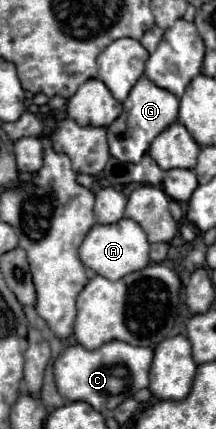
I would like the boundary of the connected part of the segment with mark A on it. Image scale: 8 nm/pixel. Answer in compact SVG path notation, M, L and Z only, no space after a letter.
M122 218L116 224L96 224L86 234L84 242L80 244L80 260L84 266L92 268L96 274L108 278L108 280L120 280L130 272L142 270L150 264L148 258L148 240L144 230L132 222L130 218Z

